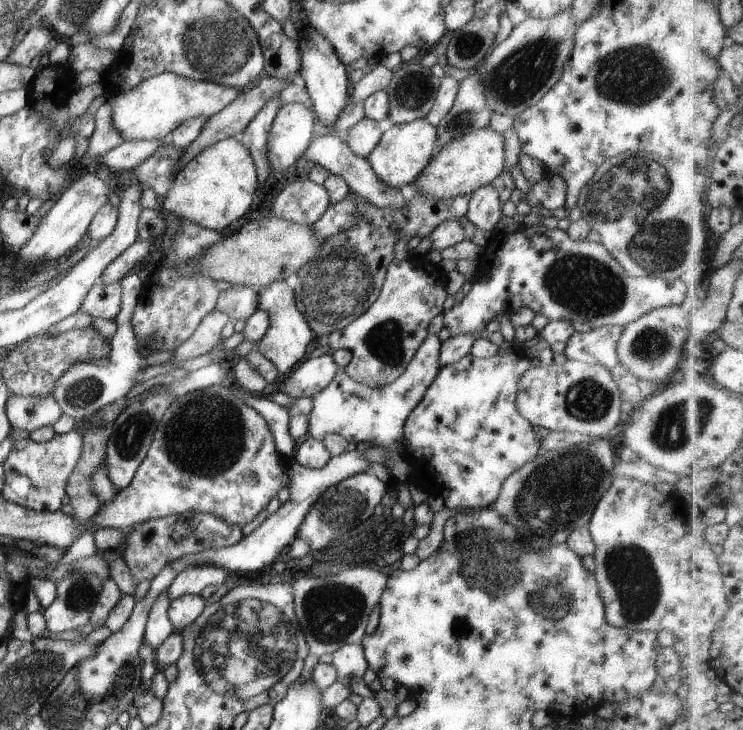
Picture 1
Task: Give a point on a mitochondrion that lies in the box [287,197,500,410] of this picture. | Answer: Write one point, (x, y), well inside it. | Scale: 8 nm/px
(333, 289)

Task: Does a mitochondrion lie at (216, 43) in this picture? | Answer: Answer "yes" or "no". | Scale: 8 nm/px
yes

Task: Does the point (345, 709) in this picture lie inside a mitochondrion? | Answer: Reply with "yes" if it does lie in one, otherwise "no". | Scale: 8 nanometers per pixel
no

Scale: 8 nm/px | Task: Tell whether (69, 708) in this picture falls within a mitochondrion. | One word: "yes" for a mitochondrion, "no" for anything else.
yes

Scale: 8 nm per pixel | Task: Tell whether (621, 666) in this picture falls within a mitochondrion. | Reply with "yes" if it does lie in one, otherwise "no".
no

